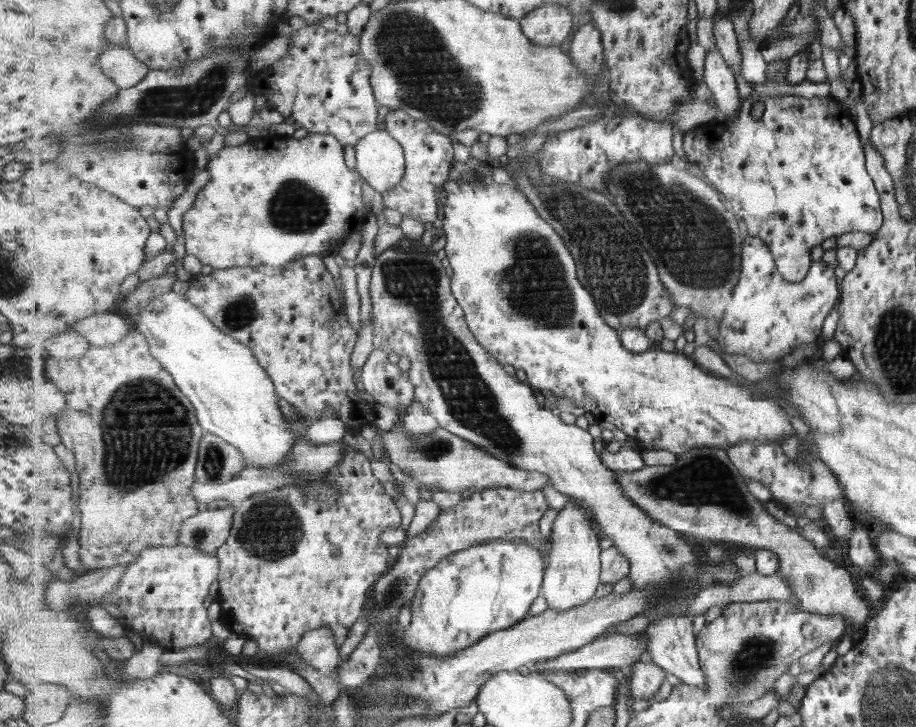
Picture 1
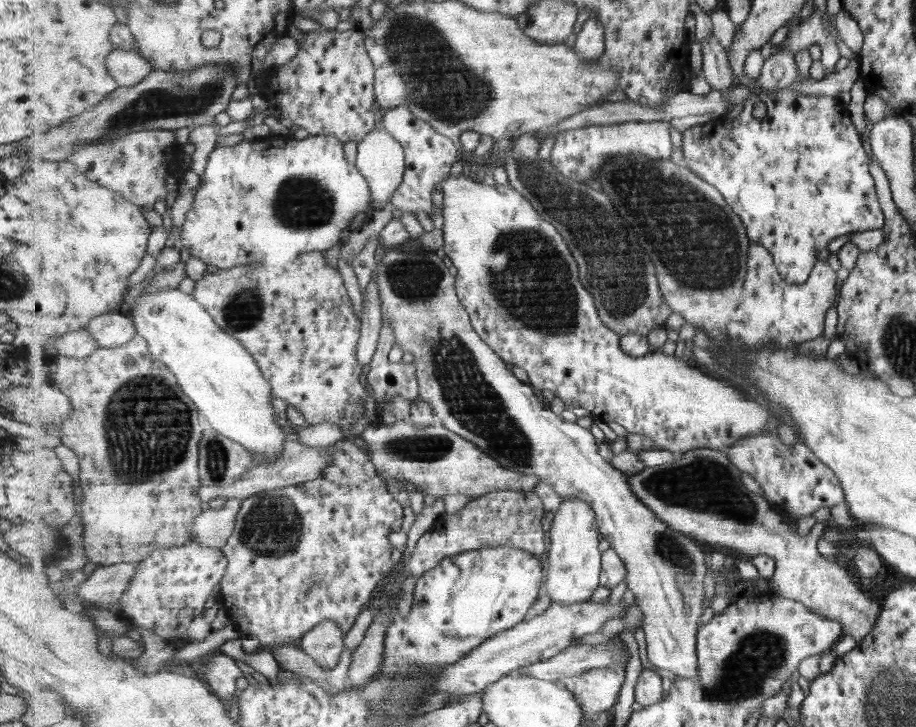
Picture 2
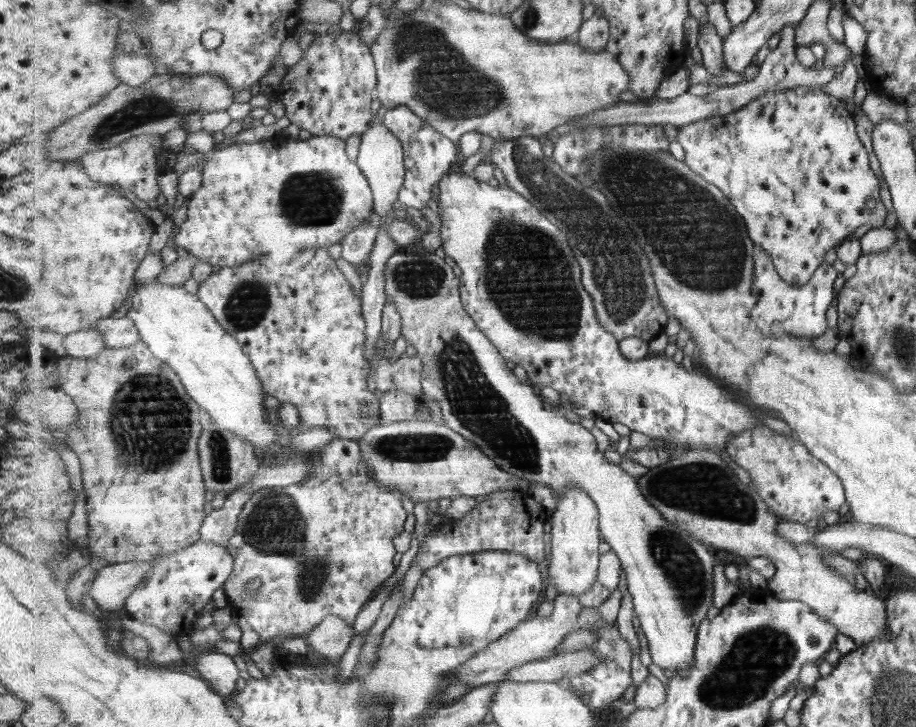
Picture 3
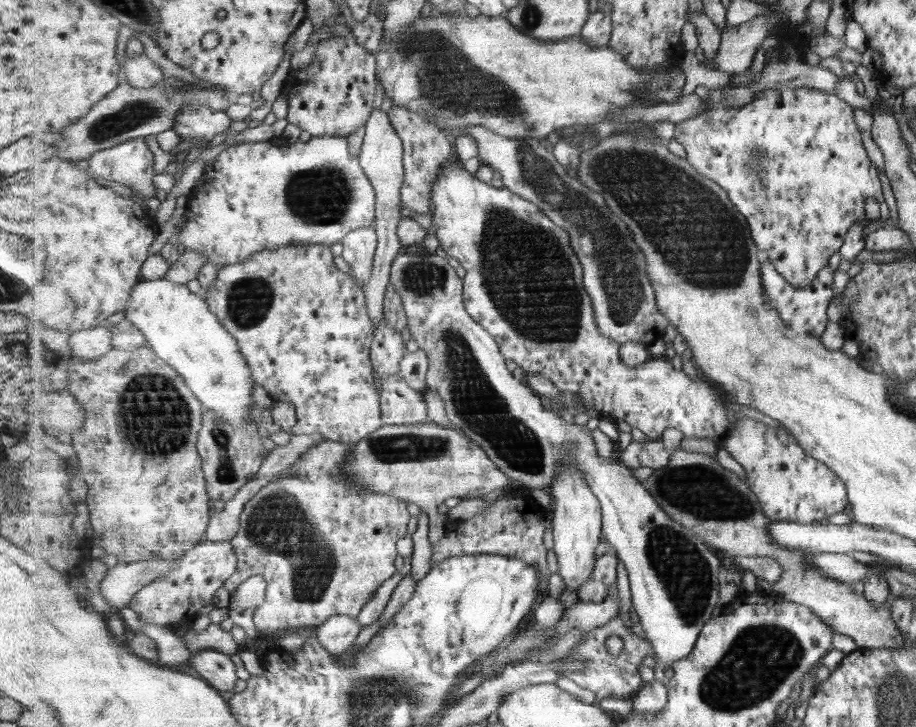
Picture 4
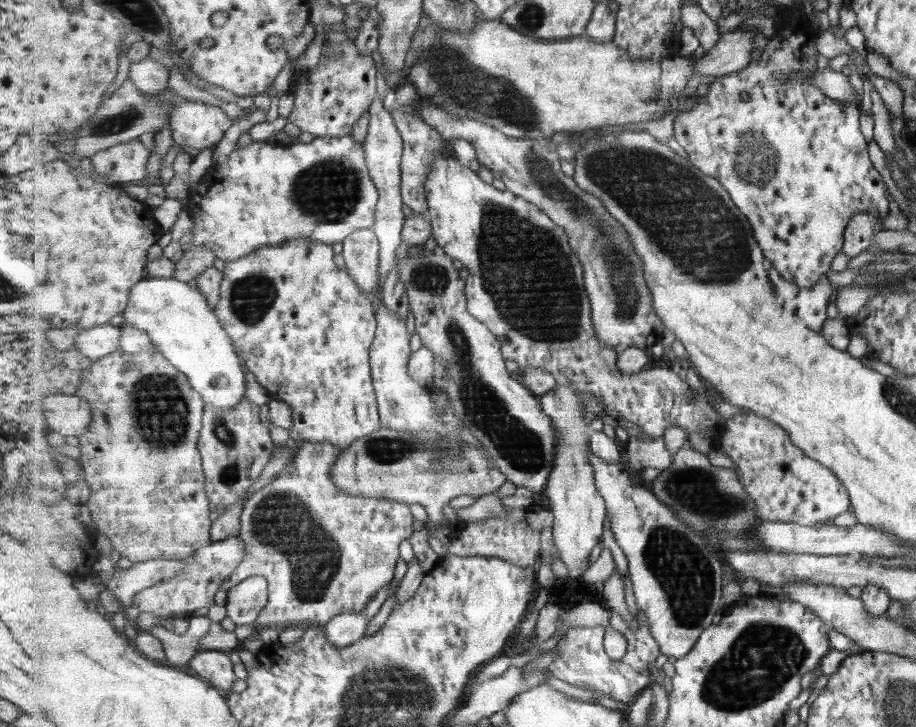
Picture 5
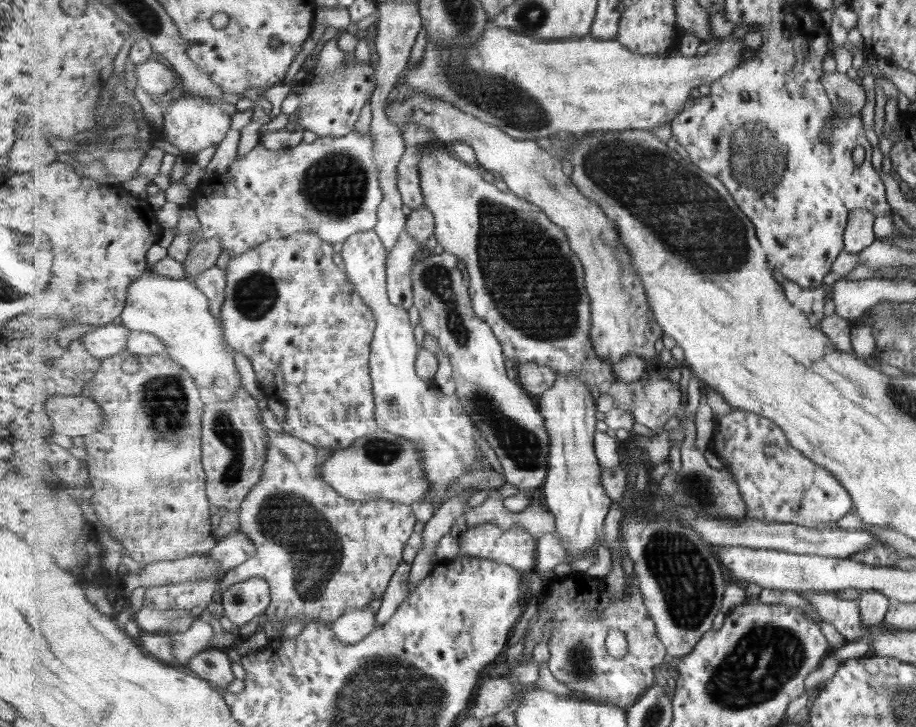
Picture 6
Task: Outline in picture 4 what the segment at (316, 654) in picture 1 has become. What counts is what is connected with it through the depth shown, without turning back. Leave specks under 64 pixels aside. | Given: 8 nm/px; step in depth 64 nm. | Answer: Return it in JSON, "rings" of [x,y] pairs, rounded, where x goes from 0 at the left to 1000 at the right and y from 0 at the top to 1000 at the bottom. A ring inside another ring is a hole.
{"rings":[[[364,846],[344,864],[344,868],[347,872],[347,879],[352,883],[350,889],[357,897],[372,902],[386,890],[395,865],[391,849]]]}

